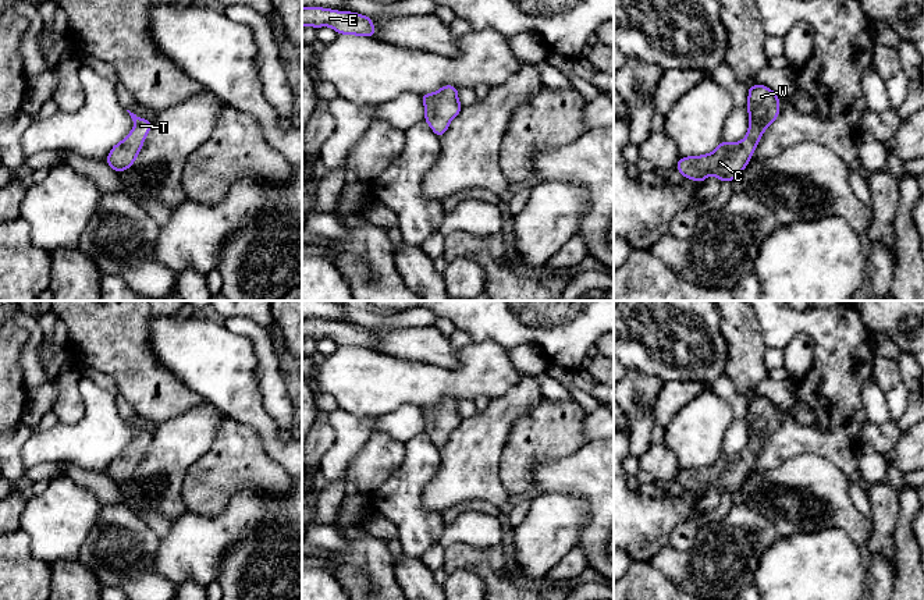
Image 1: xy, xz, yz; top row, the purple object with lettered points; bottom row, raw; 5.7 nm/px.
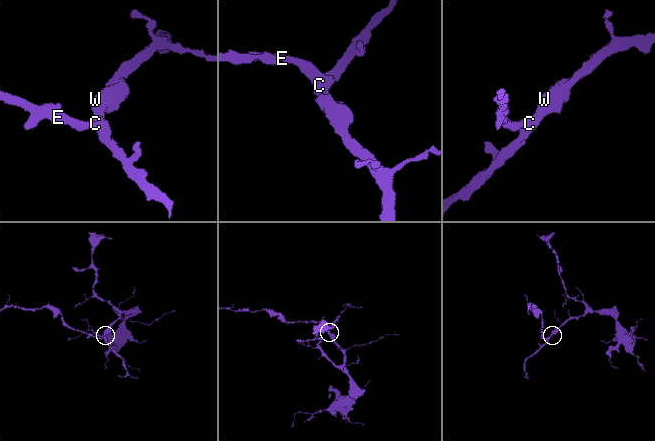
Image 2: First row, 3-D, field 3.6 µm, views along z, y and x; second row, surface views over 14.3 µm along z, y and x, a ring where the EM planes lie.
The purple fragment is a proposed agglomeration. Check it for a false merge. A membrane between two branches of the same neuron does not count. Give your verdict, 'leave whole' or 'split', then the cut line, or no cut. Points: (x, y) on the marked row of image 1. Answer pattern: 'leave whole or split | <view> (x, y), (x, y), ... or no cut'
leave whole | no cut

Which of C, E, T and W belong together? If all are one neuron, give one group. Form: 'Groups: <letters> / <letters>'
Groups: C E T W

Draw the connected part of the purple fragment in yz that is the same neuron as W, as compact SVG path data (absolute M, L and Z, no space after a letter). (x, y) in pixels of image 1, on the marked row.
M750 85L746 103L749 129L739 142L722 141L715 150L701 156L680 157L676 170L687 180L703 182L715 175L721 182L739 178L751 160L764 131L779 116L779 96L765 85Z

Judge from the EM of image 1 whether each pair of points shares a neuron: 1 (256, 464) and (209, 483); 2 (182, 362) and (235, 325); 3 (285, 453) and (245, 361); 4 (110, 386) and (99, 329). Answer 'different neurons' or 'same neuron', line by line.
1: same neuron
2: different neurons
3: same neuron
4: different neurons

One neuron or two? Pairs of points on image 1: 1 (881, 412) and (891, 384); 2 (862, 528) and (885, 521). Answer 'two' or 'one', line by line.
1: two
2: two

